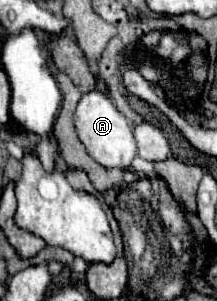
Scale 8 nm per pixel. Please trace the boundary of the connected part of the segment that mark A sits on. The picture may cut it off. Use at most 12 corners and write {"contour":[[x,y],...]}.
{"contour":[[101,91],[83,93],[75,129],[103,167],[129,169],[133,131]]}

